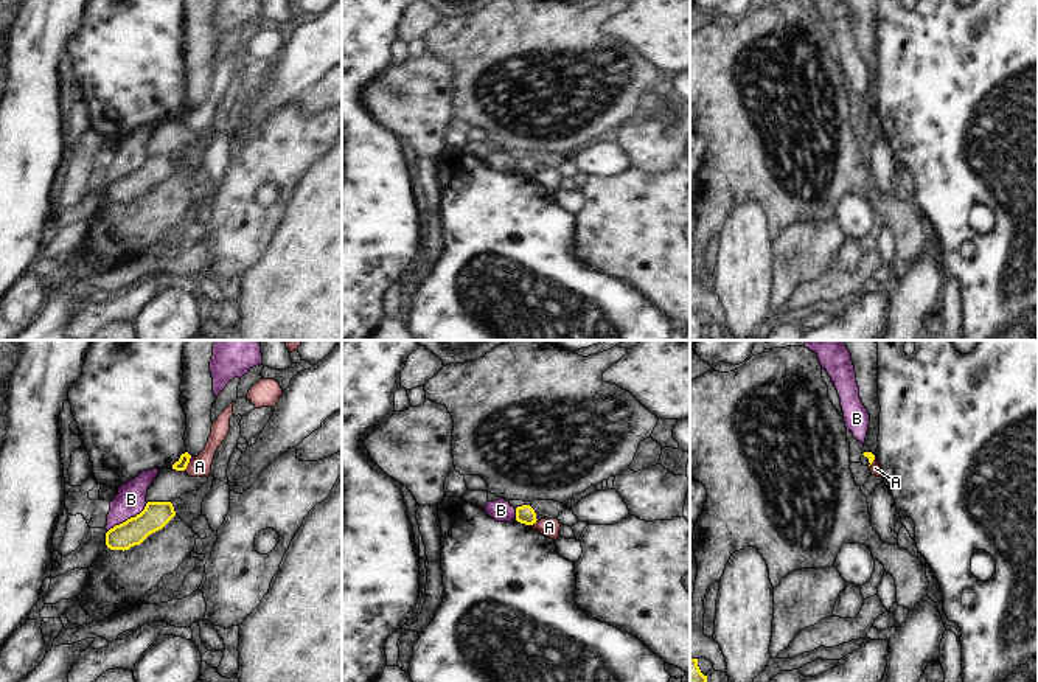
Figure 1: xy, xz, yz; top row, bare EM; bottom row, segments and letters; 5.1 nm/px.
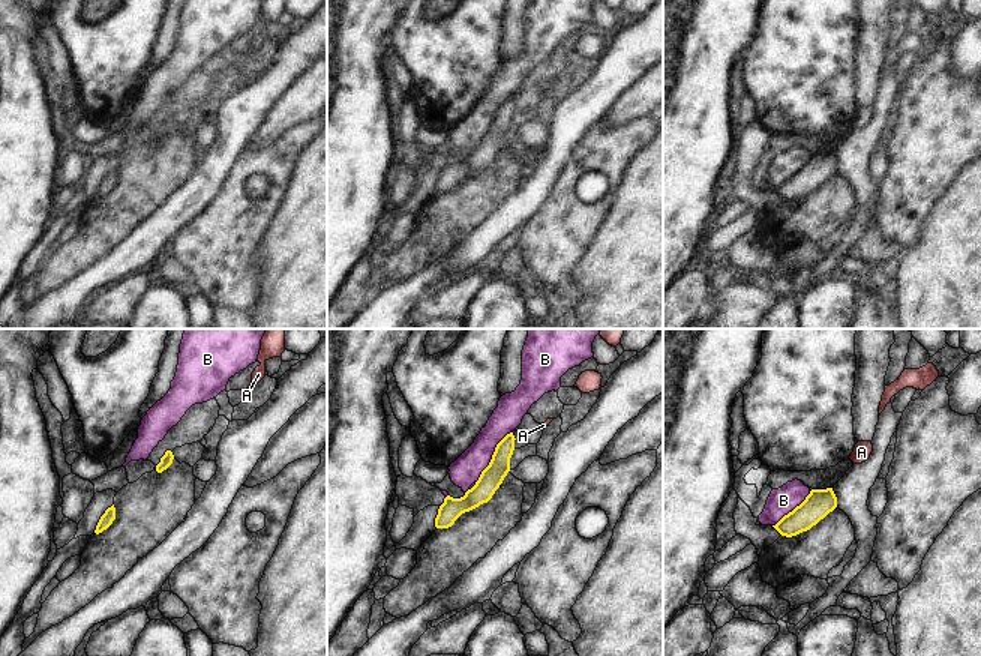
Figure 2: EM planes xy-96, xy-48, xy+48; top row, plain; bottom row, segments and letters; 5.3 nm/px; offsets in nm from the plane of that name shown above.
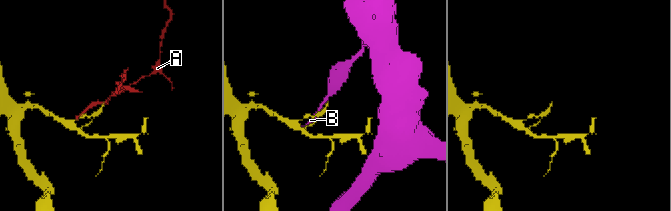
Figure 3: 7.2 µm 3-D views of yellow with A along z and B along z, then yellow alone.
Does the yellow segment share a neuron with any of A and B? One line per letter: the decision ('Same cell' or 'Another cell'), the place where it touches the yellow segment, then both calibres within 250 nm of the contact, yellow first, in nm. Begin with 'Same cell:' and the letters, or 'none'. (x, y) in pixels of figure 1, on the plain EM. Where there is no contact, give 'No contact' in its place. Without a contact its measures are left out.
Same cell: none
A: Another cell. Touches yellow at xy (188, 114). Thickness 60 nm (yellow) against 110 nm
B: Another cell. Touches yellow at xy (128, 171). Thickness 140 nm (yellow) against 160 nm

